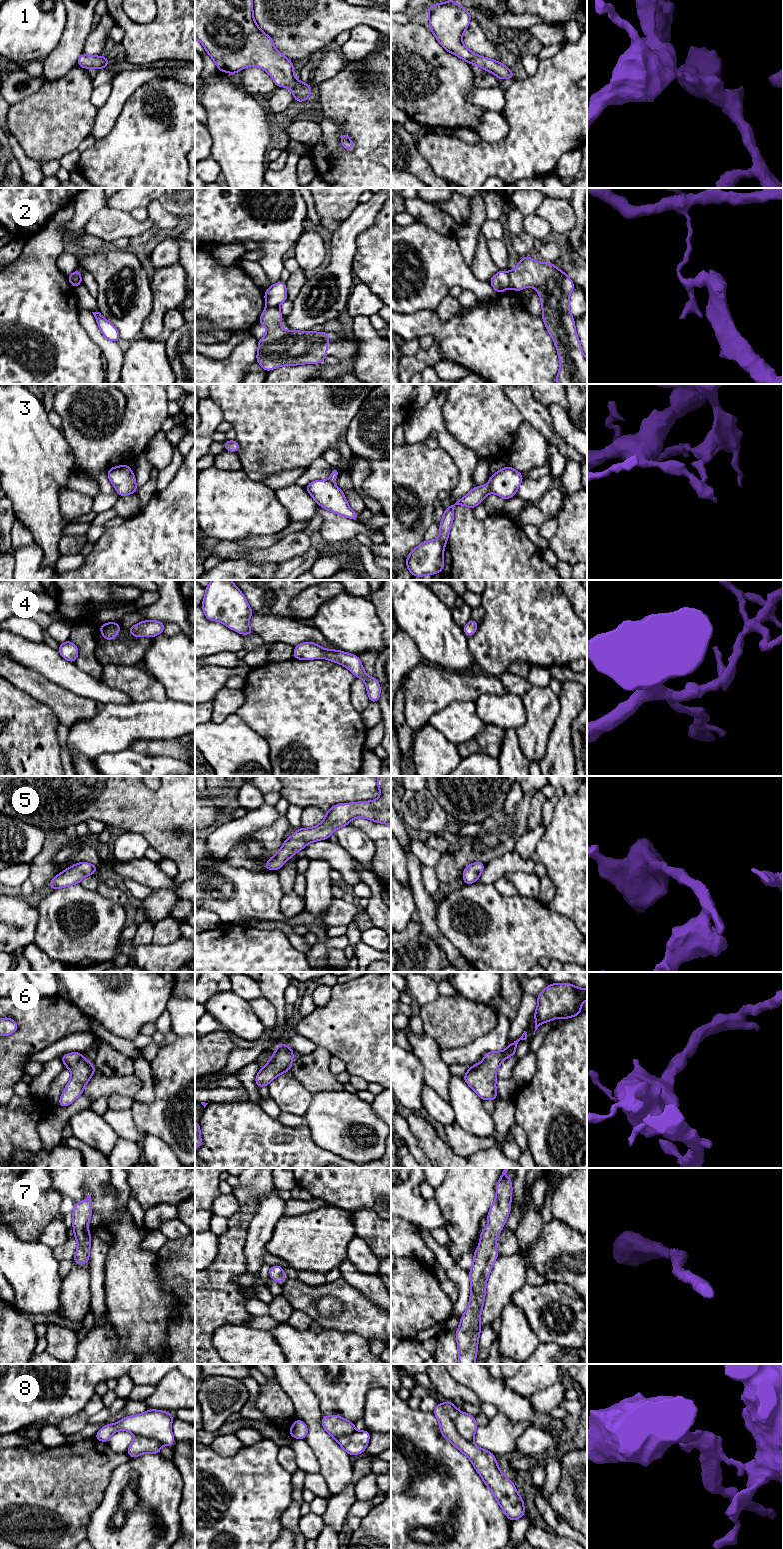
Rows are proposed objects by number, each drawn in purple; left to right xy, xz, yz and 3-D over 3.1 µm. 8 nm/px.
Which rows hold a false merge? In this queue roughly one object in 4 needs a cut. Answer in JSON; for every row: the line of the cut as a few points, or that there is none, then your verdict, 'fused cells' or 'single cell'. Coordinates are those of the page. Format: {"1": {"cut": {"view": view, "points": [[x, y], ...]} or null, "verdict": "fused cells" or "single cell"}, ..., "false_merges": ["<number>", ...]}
{"1": {"cut": null, "verdict": "single cell"}, "2": {"cut": {"view": "yz", "points": [[507, 272], [510, 286]]}, "verdict": "fused cells"}, "3": {"cut": {"view": "yz", "points": [[488, 485], [490, 491]]}, "verdict": "fused cells"}, "4": {"cut": null, "verdict": "single cell"}, "5": {"cut": null, "verdict": "single cell"}, "6": {"cut": null, "verdict": "single cell"}, "7": {"cut": null, "verdict": "single cell"}, "8": {"cut": {"view": "yz", "points": [[458, 1411], [456, 1430], [472, 1443]]}, "verdict": "fused cells"}, "false_merges": ["2", "3", "8"]}

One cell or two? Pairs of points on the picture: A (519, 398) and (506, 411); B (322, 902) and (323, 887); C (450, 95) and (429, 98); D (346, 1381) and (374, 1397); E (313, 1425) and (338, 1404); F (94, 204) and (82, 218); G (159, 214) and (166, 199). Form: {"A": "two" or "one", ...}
{"A": "two", "B": "one", "C": "one", "D": "two", "E": "two", "F": "one", "G": "two"}

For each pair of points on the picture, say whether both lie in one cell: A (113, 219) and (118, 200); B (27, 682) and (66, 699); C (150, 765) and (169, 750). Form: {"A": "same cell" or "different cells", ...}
{"A": "different cells", "B": "same cell", "C": "different cells"}

